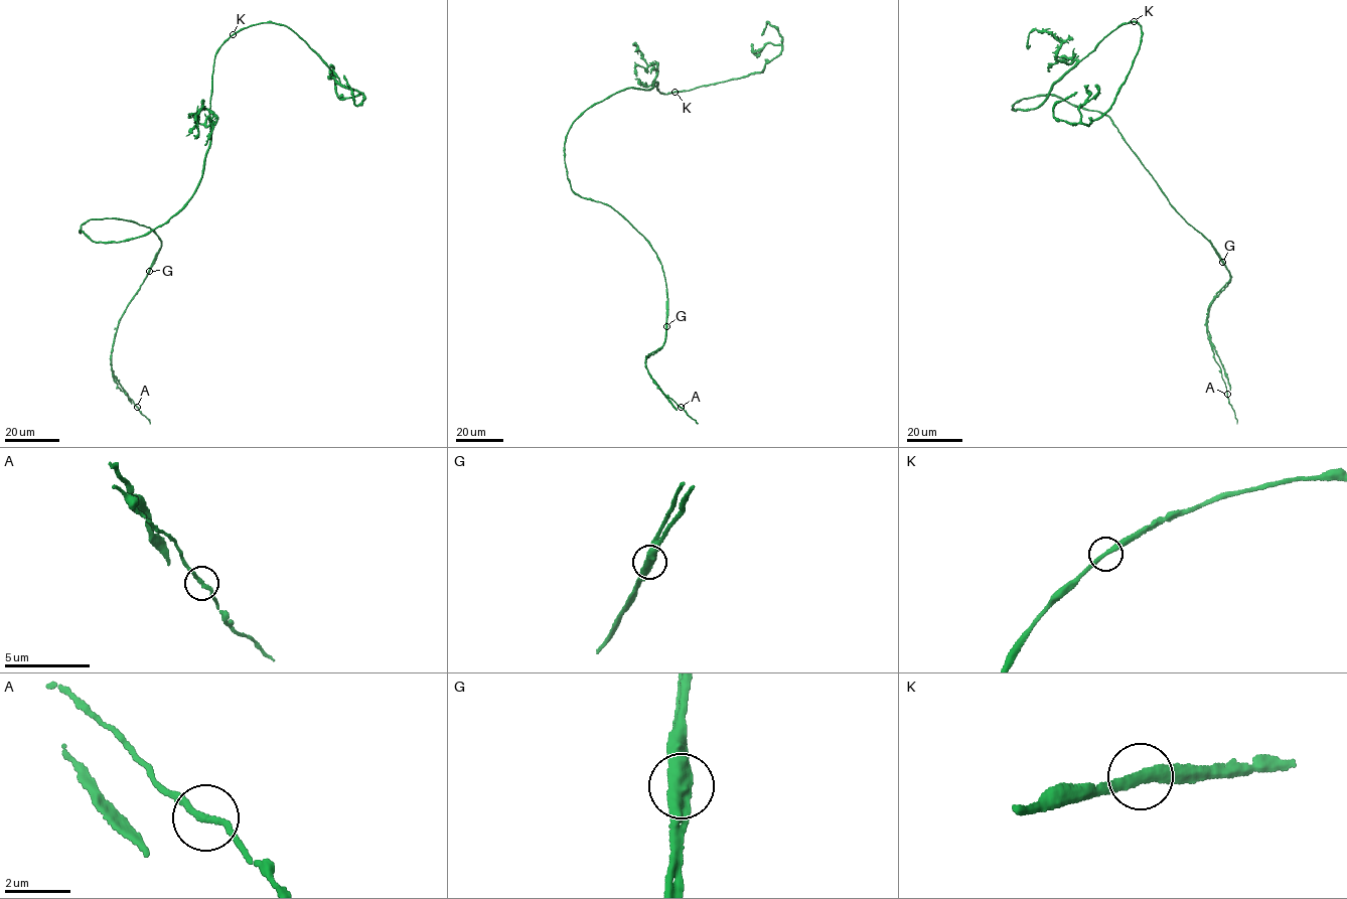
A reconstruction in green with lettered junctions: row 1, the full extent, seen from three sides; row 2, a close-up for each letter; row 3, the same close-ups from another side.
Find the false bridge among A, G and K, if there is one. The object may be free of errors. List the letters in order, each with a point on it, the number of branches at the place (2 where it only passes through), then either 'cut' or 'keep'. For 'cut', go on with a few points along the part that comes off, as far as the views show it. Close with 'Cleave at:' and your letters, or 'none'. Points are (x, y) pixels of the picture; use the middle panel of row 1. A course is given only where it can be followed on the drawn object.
A: (681, 407) | 2 | keep
G: (666, 326) | 2 | cut | (666, 326), (664, 342), (659, 350), (647, 356), (645, 365), (677, 410)
K: (675, 92) | 2 | keep
Cleave at: G

